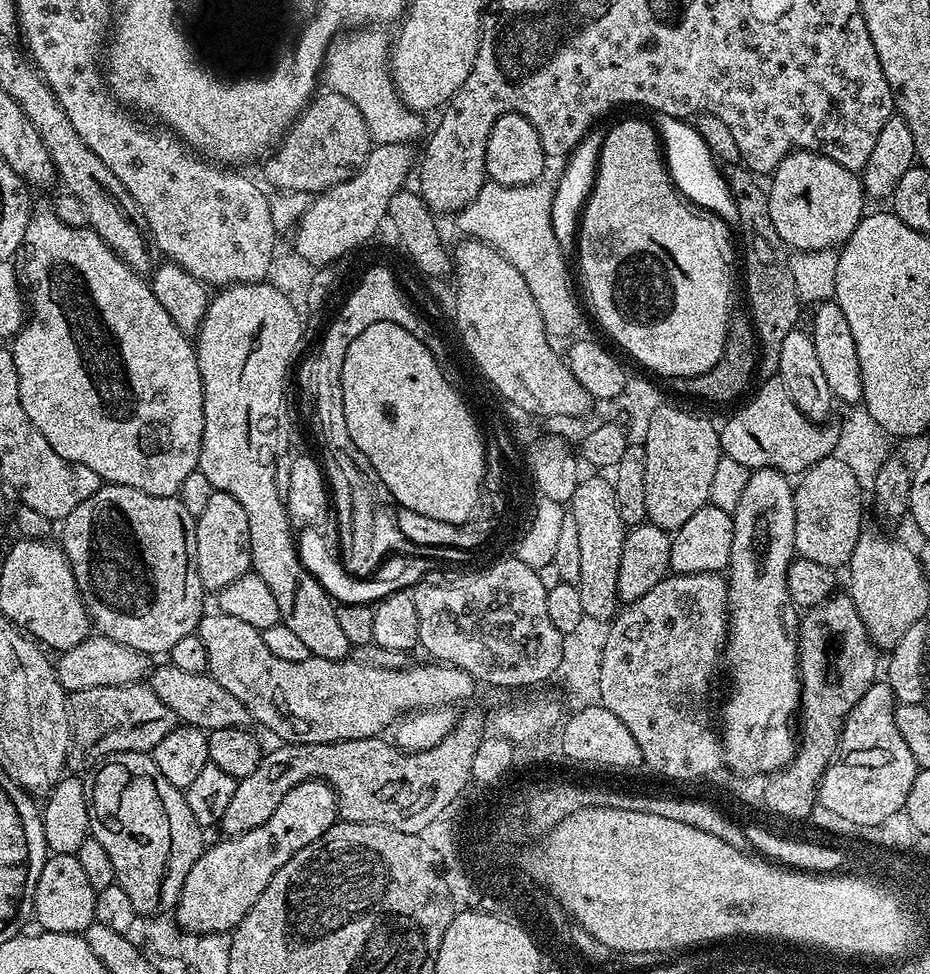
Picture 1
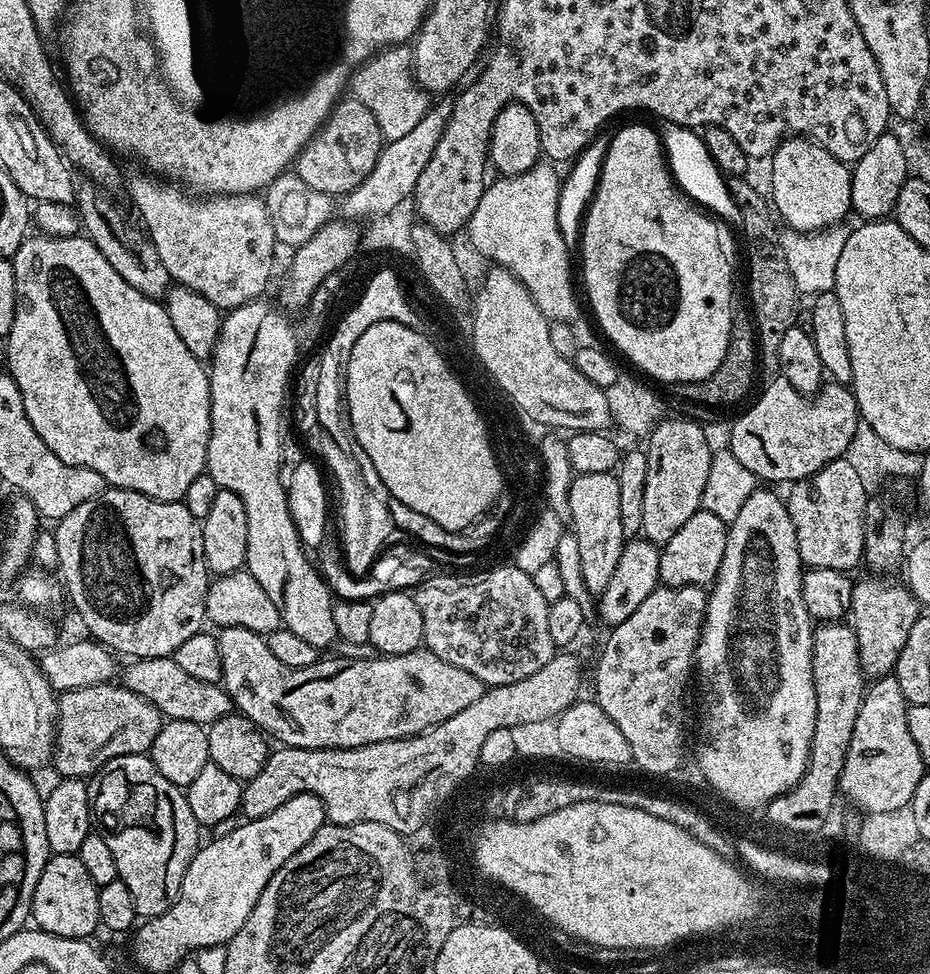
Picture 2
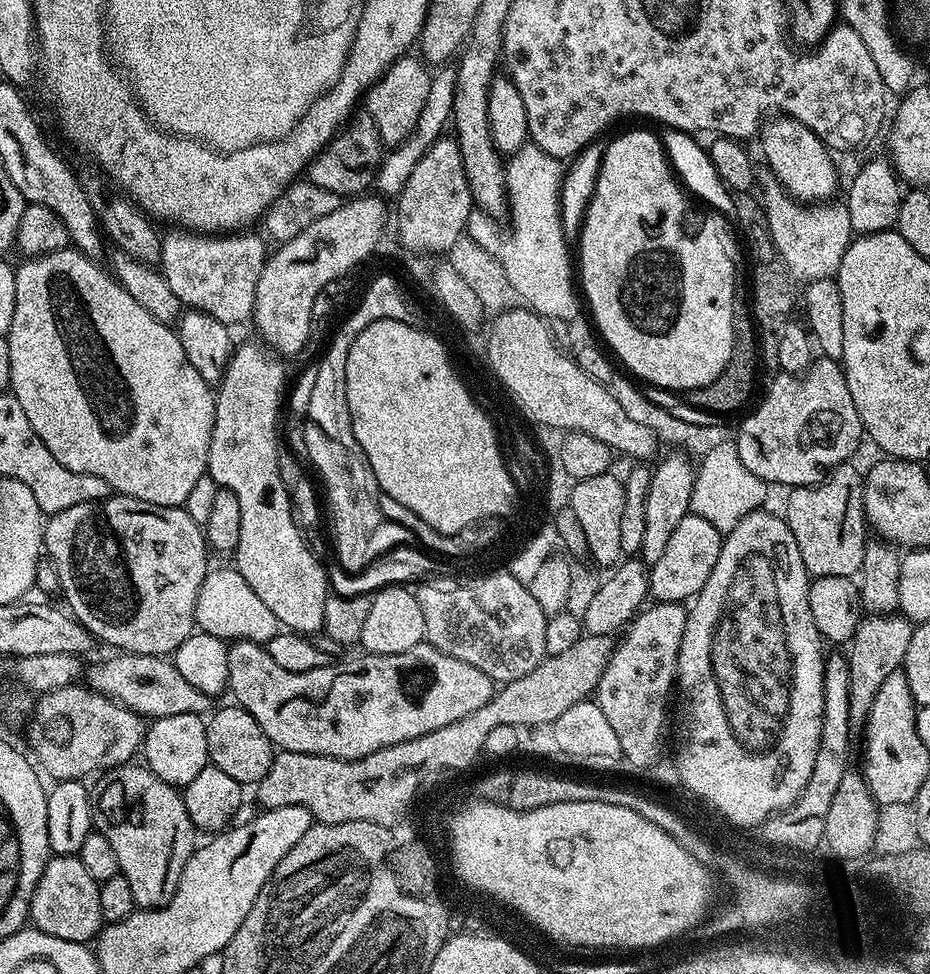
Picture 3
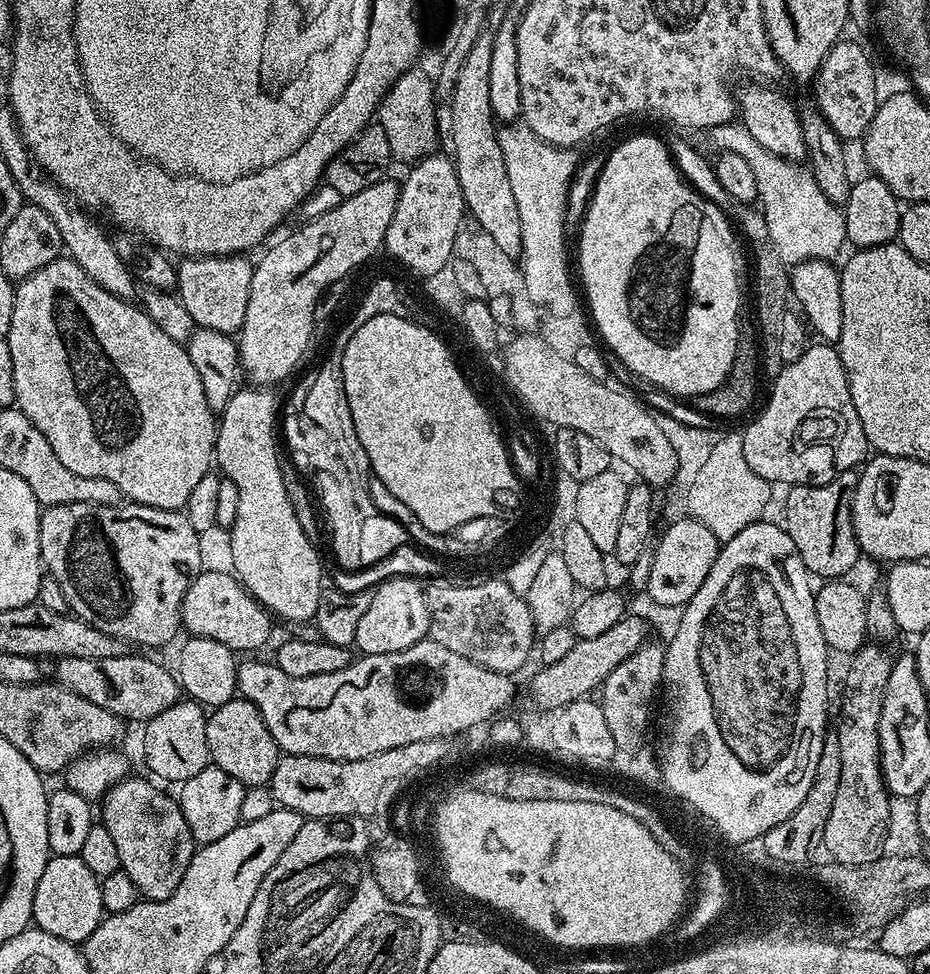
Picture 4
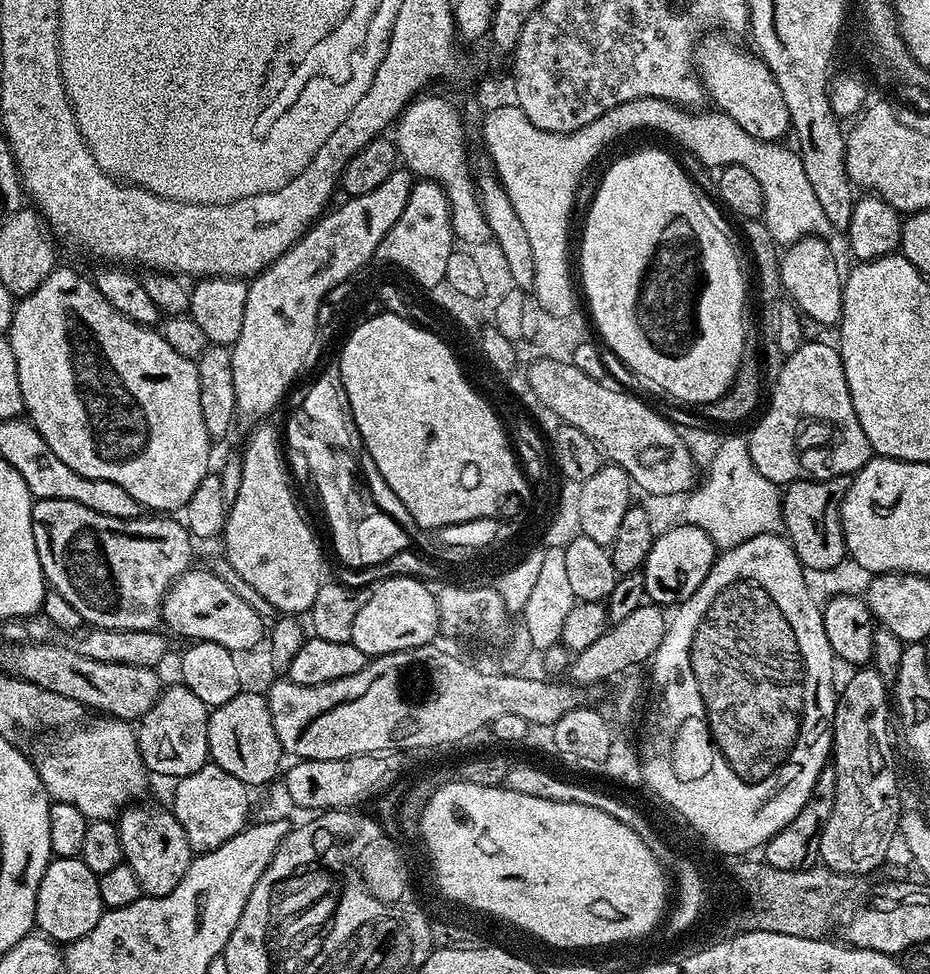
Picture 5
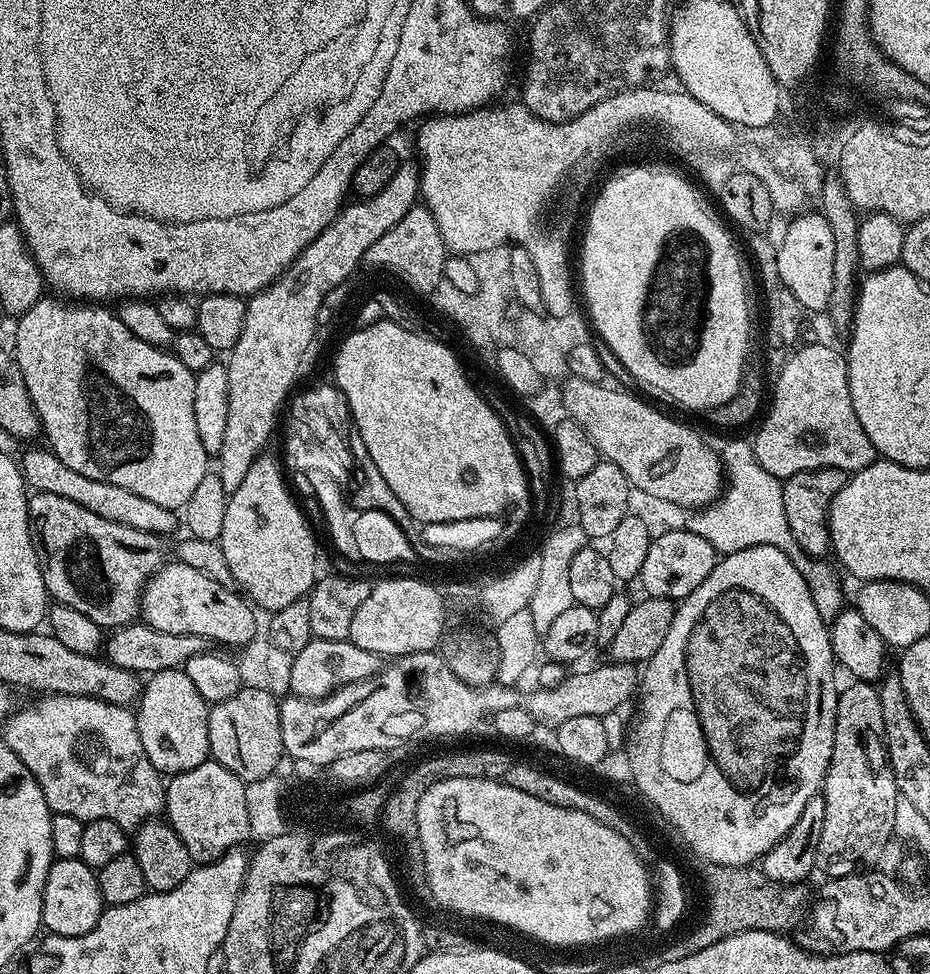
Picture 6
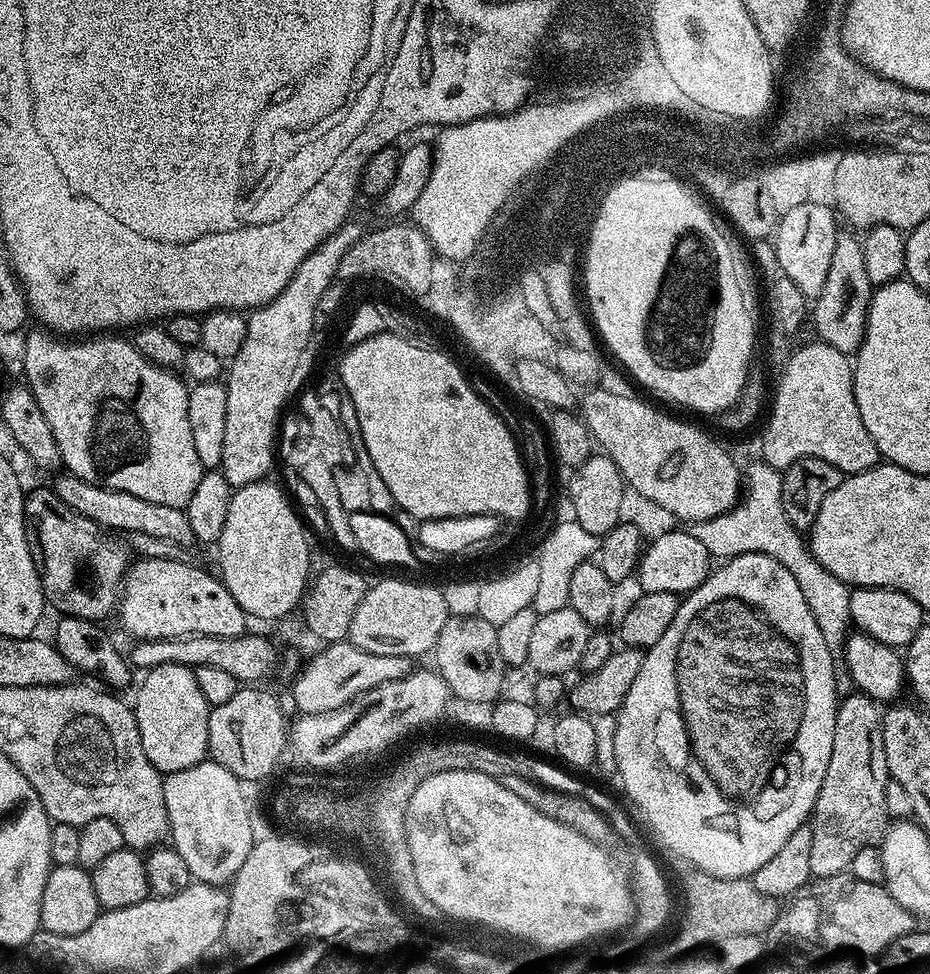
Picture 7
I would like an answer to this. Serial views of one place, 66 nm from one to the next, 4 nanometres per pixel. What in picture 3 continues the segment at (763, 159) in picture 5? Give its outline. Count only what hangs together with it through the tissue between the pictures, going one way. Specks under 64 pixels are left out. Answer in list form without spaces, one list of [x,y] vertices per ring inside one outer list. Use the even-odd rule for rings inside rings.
[[[768,178],[764,184],[762,203],[769,219],[769,234],[792,277],[800,282],[835,277],[840,270],[842,254],[846,254],[854,239],[847,203],[812,202],[805,206],[788,195],[774,178]]]

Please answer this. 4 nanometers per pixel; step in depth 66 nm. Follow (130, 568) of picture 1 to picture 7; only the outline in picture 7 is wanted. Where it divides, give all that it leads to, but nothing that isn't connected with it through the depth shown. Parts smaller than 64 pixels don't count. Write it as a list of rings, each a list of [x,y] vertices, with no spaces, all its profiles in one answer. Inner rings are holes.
[[[51,487],[36,488],[25,495],[24,519],[31,522],[27,525],[28,545],[40,575],[40,584],[44,587],[44,599],[64,616],[104,622],[111,612],[113,615],[117,611],[124,578],[130,567],[129,549],[115,535],[106,534],[99,524],[90,522],[90,518],[65,514],[64,511],[64,503],[56,497]]]

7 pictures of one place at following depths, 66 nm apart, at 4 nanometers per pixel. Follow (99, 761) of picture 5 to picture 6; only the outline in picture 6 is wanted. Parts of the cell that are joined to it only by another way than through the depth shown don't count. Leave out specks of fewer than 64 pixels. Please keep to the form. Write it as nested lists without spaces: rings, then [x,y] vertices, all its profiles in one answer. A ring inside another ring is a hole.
[[[41,695],[33,704],[13,711],[3,721],[2,738],[10,750],[30,770],[46,798],[46,806],[53,814],[70,814],[82,821],[109,820],[118,822],[124,831],[132,834],[143,828],[149,820],[157,819],[164,812],[165,781],[162,774],[146,758],[142,738],[138,738],[136,717],[131,707],[102,702],[93,696]]]

